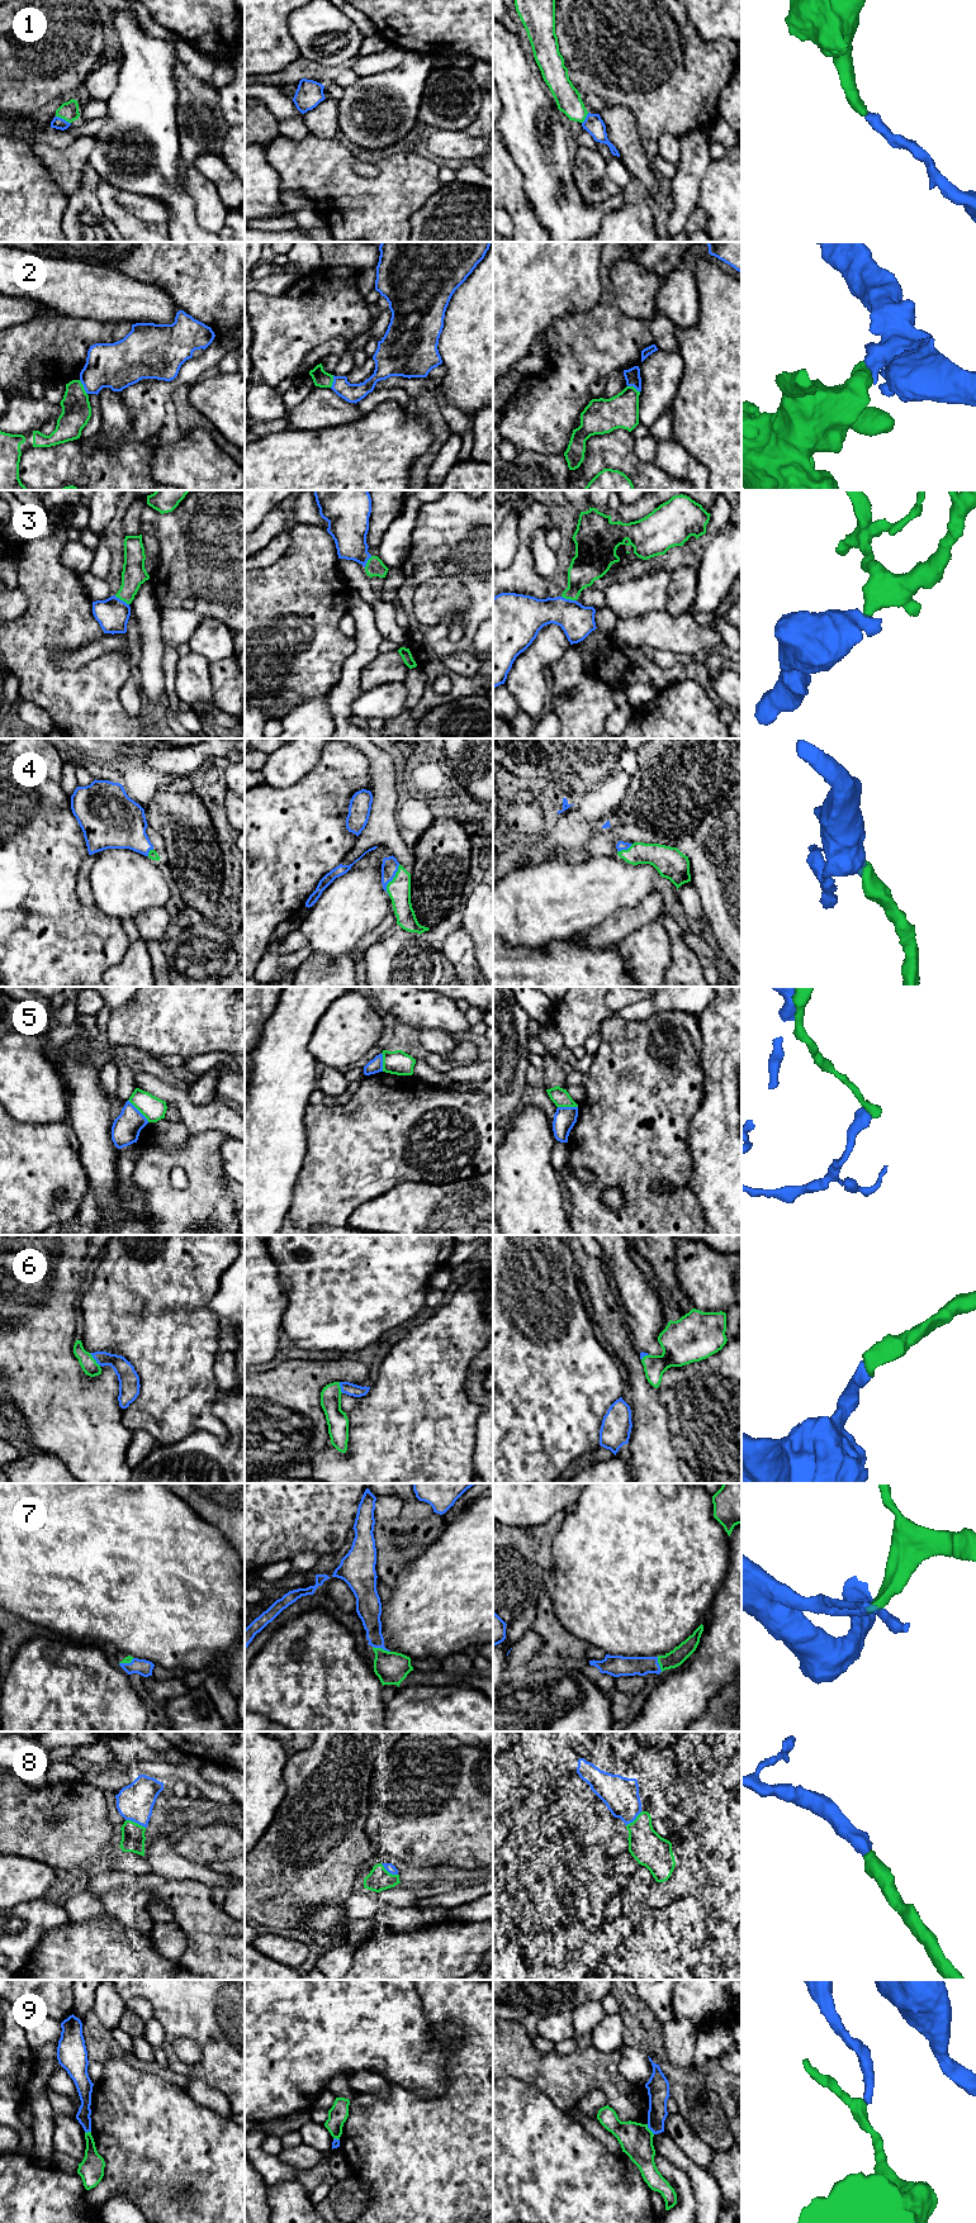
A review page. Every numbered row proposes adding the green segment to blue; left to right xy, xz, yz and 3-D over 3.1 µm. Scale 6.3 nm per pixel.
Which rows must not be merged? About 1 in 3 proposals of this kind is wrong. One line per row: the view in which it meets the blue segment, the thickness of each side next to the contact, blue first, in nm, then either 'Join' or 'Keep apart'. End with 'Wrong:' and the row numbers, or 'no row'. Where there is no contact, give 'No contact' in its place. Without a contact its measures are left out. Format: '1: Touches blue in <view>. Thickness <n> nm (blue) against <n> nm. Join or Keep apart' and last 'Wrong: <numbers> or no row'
1: Touches blue in xy. Thickness 80 nm (blue) against 120 nm. Join
2: Touches blue in xy. Thickness 280 nm (blue) against 190 nm. Keep apart
3: Touches blue in yz. Thickness 220 nm (blue) against 200 nm. Join
4: Touches blue in xz. Thickness 110 nm (blue) against 140 nm. Join
5: Touches blue in xy. Thickness 180 nm (blue) against 150 nm. Keep apart
6: Touches blue in xy. Thickness 120 nm (blue) against 100 nm. Join
7: Touches blue in xz. Thickness 150 nm (blue) against 200 nm. Join
8: Touches blue in xy. Thickness 220 nm (blue) against 150 nm. Join
9: Touches blue in yz. Thickness 140 nm (blue) against 200 nm. Keep apart
Wrong: 2, 5, 9

